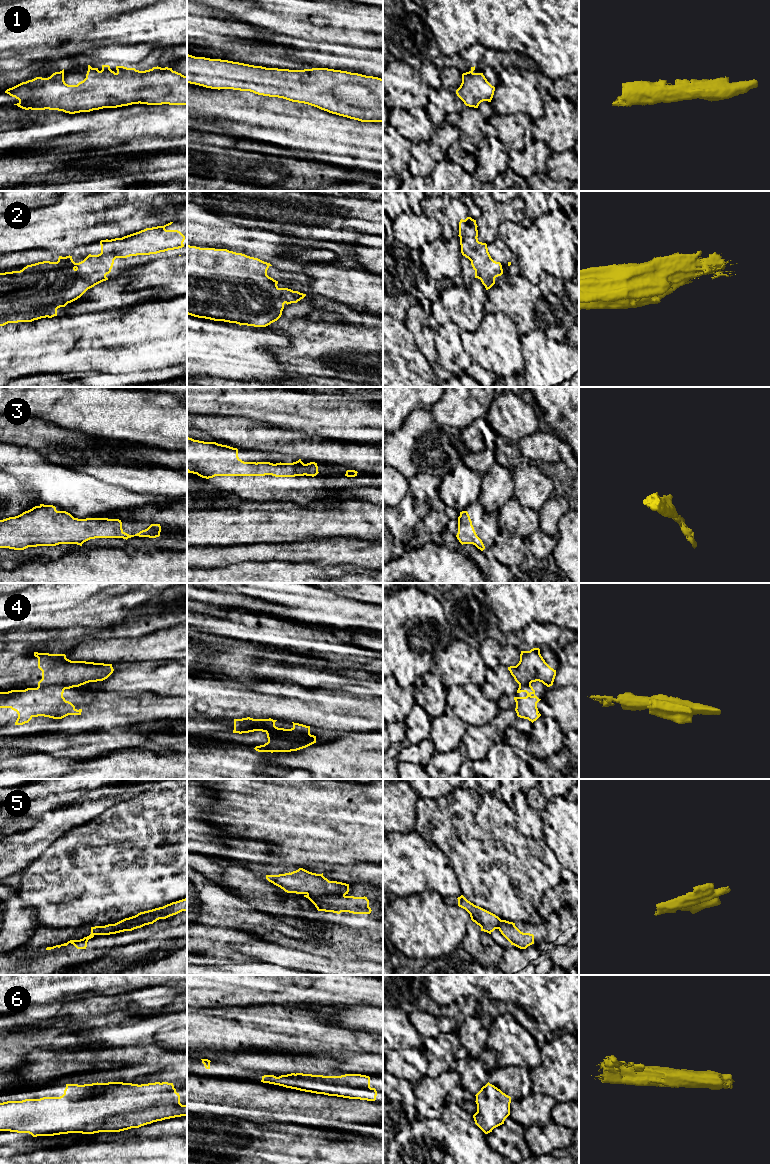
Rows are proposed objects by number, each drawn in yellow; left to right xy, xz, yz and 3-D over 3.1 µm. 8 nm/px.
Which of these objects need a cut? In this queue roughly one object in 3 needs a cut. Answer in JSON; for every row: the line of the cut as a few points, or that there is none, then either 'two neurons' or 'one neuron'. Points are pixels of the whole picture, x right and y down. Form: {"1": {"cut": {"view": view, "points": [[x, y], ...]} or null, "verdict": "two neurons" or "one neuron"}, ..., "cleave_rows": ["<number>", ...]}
{"1": {"cut": null, "verdict": "one neuron"}, "2": {"cut": null, "verdict": "one neuron"}, "3": {"cut": null, "verdict": "one neuron"}, "4": {"cut": {"view": "xy", "points": [[78, 685], [45, 685], [38, 687]]}, "verdict": "two neurons"}, "5": {"cut": {"view": "xz", "points": [[307, 894], [342, 894], [344, 896]]}, "verdict": "two neurons"}, "6": {"cut": null, "verdict": "one neuron"}, "cleave_rows": ["4", "5"]}

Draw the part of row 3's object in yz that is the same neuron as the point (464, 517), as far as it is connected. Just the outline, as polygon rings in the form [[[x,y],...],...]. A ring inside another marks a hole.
[[[467,511],[460,512],[460,516],[458,517],[458,533],[456,537],[462,545],[473,544],[481,551],[485,549],[482,540],[477,536],[474,530]]]

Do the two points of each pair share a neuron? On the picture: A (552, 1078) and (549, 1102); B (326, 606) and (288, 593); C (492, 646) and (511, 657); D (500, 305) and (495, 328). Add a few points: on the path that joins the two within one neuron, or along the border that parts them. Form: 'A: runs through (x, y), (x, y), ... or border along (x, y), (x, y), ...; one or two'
A: border along (533, 1091), (546, 1094), (556, 1102); two
B: runs through (317, 606), (305, 604), (297, 597); one
C: runs through (497, 651), (501, 655), (506, 655); one
D: border along (486, 312), (503, 312), (513, 321), (516, 327); two

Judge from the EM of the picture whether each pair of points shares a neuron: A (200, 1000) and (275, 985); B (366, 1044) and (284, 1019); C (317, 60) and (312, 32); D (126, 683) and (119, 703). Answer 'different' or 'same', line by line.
A: same
B: same
C: different
D: different

